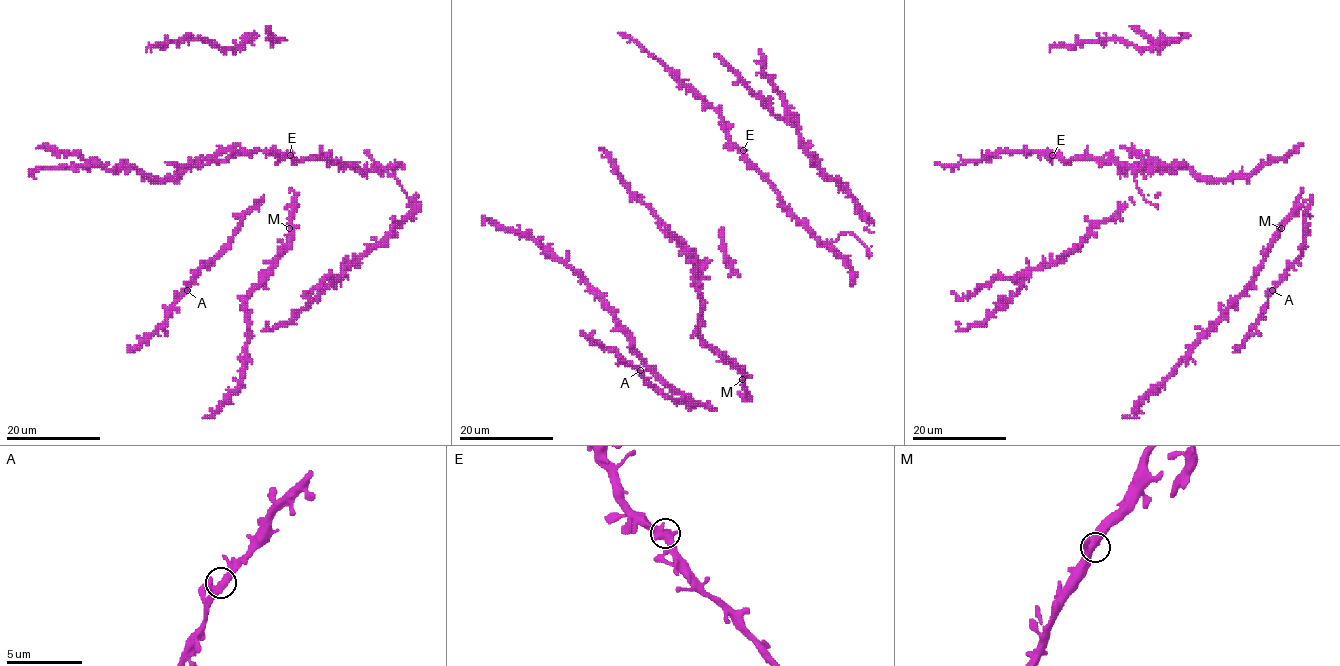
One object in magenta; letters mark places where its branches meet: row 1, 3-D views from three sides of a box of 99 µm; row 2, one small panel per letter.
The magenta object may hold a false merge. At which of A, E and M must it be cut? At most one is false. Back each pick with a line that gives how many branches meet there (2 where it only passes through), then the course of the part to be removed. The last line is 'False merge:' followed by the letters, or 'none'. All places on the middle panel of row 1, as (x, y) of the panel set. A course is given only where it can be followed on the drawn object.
False merge: none

